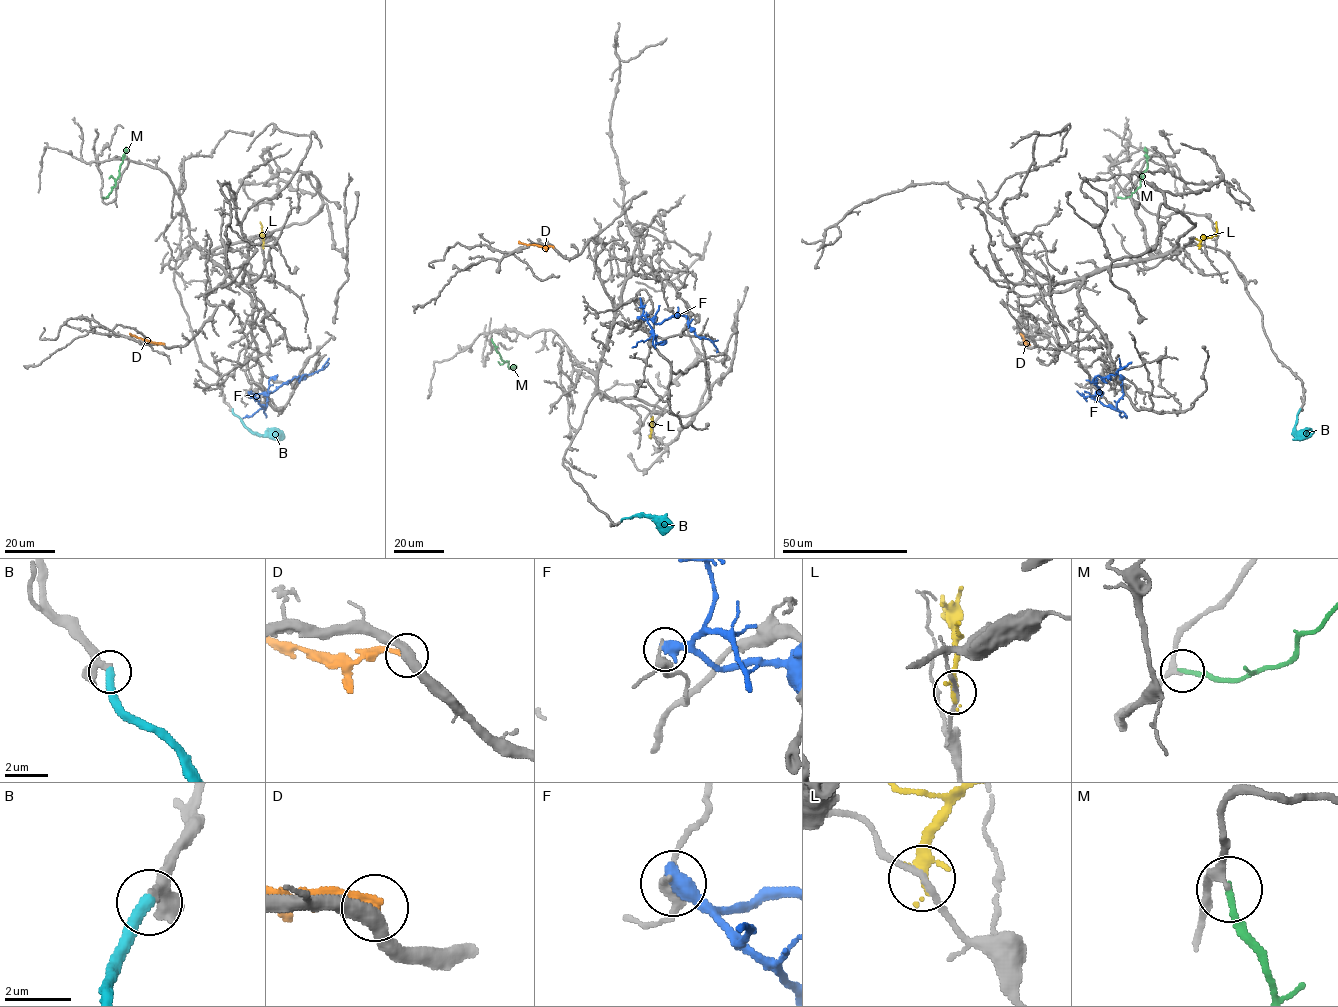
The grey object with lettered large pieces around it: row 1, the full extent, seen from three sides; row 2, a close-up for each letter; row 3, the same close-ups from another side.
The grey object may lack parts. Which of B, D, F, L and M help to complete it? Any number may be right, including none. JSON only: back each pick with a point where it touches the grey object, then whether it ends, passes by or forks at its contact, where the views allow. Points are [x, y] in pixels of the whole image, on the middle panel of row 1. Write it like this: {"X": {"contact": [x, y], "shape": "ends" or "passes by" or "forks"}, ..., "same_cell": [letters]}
{"B": {"contact": [621, 521], "shape": "ends"}, "same_cell": ["B"]}

